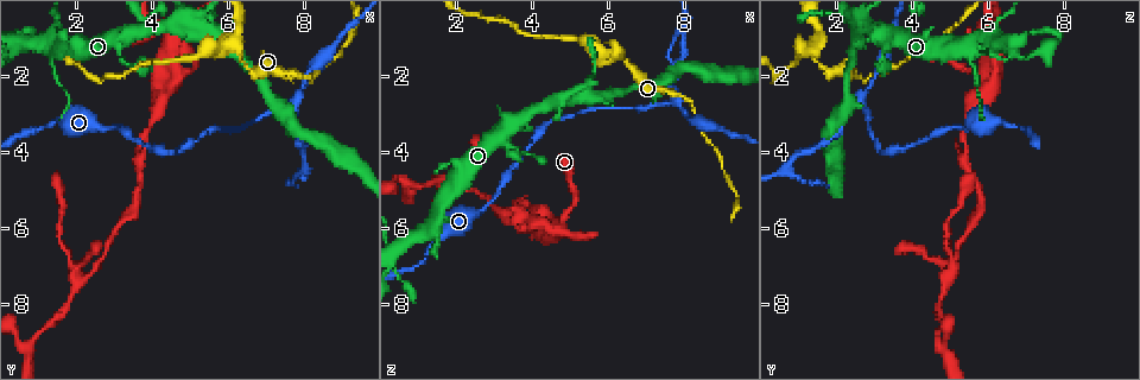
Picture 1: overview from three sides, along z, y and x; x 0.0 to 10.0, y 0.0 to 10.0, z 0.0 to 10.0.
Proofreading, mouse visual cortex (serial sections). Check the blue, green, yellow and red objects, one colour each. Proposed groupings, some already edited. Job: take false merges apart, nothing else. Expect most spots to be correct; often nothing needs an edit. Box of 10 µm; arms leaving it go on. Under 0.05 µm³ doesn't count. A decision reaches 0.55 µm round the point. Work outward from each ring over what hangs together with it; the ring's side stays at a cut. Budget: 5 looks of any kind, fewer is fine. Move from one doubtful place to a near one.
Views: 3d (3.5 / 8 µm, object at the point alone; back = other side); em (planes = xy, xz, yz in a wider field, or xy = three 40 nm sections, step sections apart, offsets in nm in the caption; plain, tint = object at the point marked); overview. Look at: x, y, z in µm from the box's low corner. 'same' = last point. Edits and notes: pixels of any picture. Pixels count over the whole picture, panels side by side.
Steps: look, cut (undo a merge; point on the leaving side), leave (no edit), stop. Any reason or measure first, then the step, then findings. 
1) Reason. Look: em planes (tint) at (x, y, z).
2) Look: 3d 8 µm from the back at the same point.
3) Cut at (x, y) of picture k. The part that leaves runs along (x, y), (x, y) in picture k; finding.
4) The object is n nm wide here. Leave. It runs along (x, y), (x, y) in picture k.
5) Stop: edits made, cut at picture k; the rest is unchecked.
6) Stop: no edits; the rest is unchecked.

Looks like a crossing. Look: 3d 3.5 µm at (2.25, 7.25, 4.95).

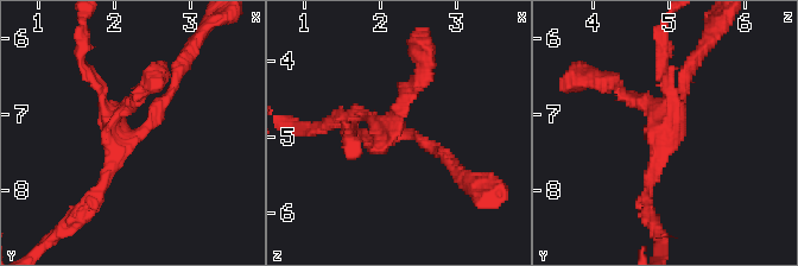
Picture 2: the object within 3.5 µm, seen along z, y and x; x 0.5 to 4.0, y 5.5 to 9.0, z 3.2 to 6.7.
4 arms meet here; the arms are 150, 150, 150, 200 nm wide; shape alone is not enough. Look: em xy step 2 (tint) at (2.20, 7.30, 4.95).

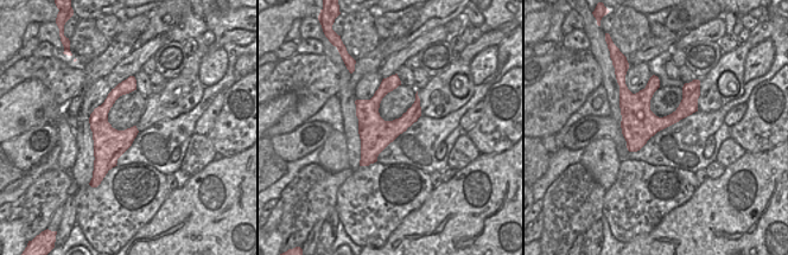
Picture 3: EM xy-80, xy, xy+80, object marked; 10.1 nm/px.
Look: em xy step 1 (tint) at the same point.

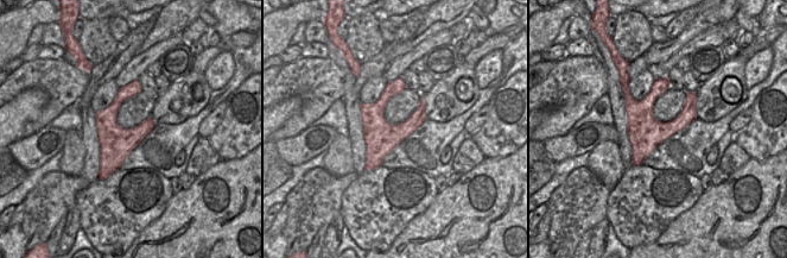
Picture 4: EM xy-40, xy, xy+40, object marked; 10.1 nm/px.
The object is 320 nm wide here. Leave. It runs along (175, 83), (87, 203) in picture 2; continuous, no second cell.

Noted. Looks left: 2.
Three-way junction. Look: em xy step 1 (tint) at (7.65, 2.60, 2.70).

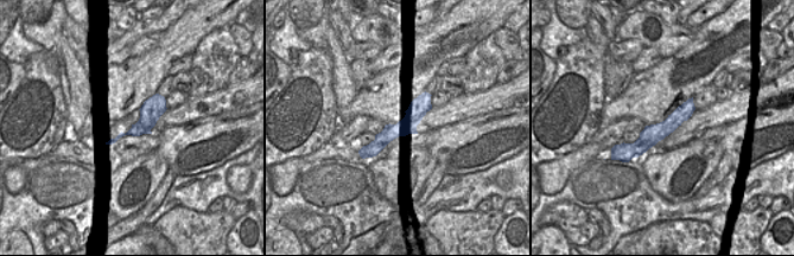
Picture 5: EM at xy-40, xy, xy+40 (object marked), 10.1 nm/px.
Wider look. Look: 3d 3.5 µm from the back at the same point.

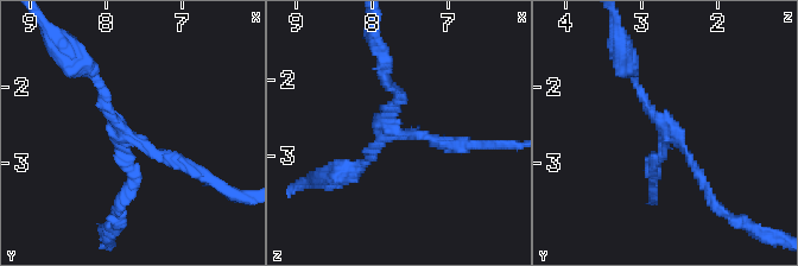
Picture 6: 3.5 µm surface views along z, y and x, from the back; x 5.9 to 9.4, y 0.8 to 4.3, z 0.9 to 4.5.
3 arms meet here. Cut at (701, 179) of picture 6. A border runs along (407, 109), (407, 125), (415, 132) in picture 5; a second cell is stuck on.

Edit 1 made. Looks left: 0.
Stop: edits made, cut at picture 6; the rest is unchecked.

